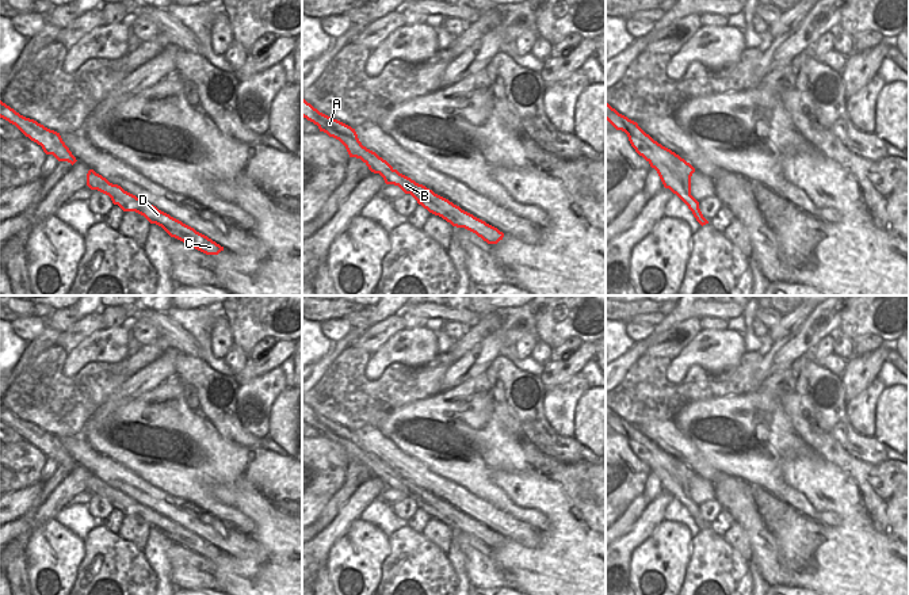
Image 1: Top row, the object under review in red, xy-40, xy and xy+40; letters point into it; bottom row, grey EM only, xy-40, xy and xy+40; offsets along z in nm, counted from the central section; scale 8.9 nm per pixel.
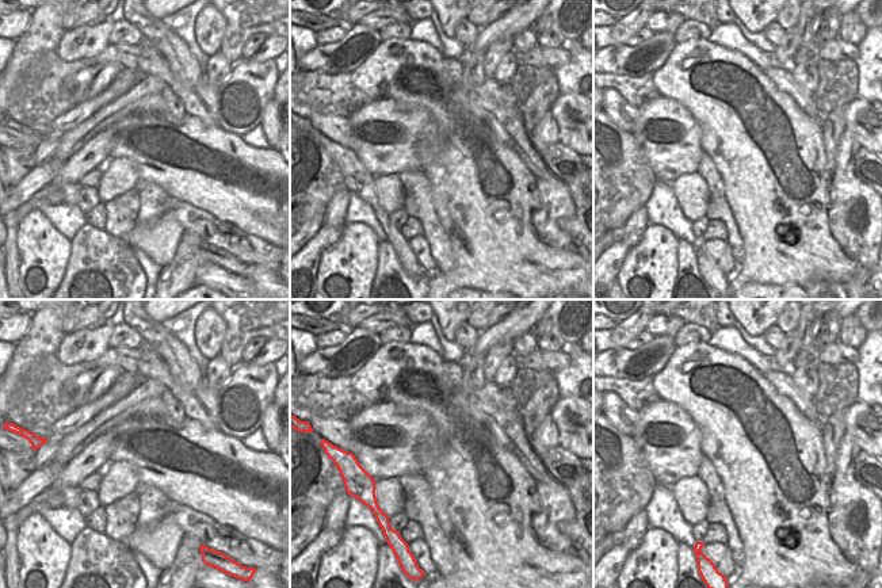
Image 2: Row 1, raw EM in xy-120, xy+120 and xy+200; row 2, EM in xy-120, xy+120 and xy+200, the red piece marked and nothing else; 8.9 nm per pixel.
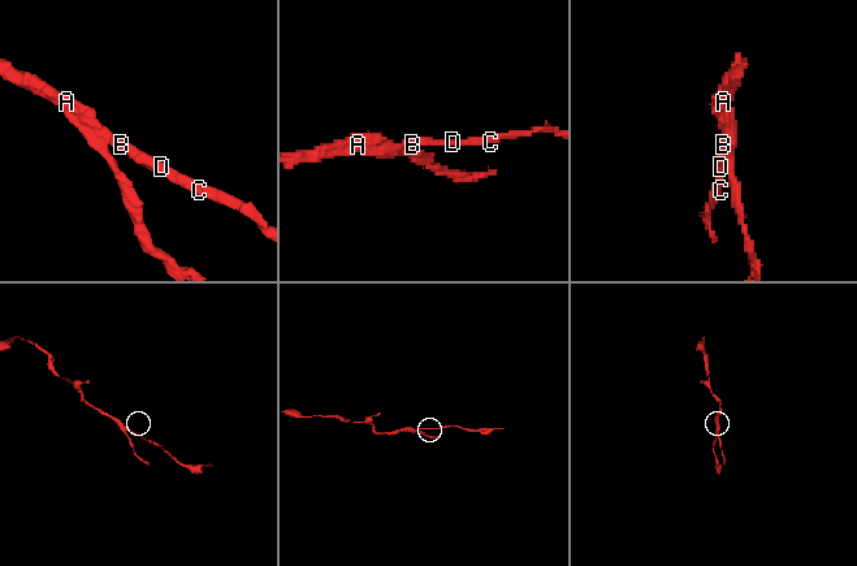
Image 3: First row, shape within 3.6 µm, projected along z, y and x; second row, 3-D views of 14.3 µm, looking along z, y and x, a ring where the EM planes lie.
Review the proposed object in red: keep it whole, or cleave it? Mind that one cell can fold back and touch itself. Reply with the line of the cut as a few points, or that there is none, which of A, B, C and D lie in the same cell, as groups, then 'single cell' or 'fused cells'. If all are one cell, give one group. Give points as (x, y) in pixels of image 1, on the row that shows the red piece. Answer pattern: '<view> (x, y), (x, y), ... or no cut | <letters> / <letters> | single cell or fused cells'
xy (392, 168), (384, 179) | A / B C D | fused cells

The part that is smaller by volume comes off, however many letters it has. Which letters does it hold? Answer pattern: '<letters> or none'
B, C, D

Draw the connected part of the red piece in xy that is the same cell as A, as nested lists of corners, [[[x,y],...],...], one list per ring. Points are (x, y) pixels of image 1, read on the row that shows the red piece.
[[[302,99],[302,117],[317,125],[320,131],[339,140],[345,146],[350,157],[360,159],[371,172],[379,173],[385,179],[385,175],[393,169],[386,160],[362,145],[355,129],[320,112],[305,99]]]

